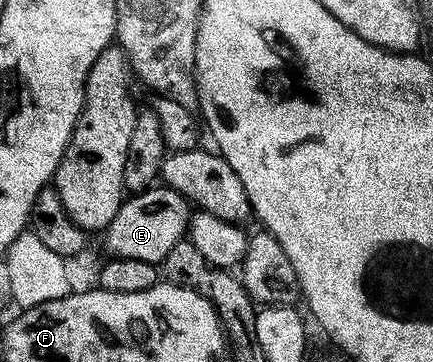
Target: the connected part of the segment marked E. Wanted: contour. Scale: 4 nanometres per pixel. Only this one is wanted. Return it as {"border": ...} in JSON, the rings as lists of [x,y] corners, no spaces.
{"border":[[[168,187],[145,189],[122,200],[115,219],[103,231],[105,245],[114,257],[143,259],[143,263],[160,266],[167,253],[186,236],[190,216],[190,202],[181,193]]]}

